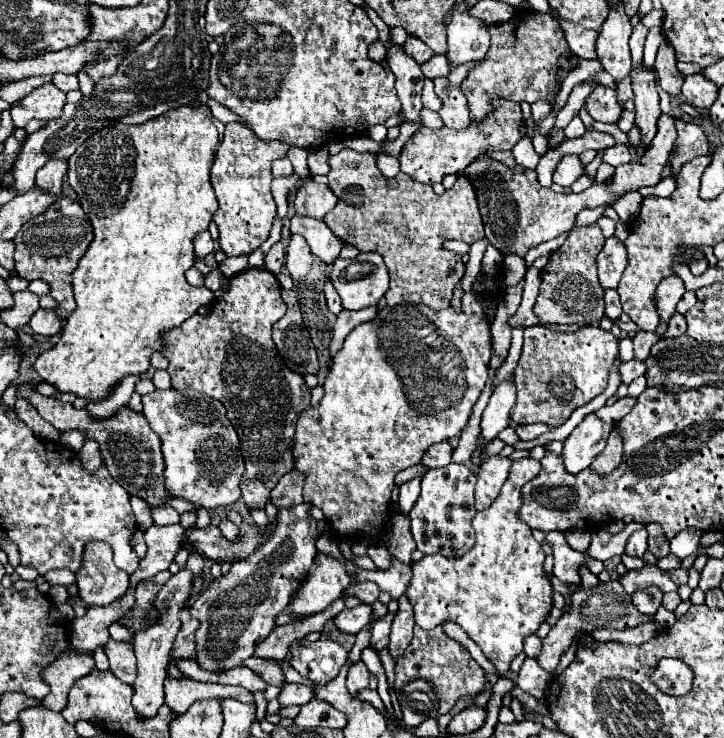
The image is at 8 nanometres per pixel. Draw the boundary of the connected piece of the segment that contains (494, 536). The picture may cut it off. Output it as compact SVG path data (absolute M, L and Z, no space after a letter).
M516 460L498 498L490 508L476 512L474 516L474 548L458 560L446 560L436 554L412 562L412 578L404 592L420 628L434 628L444 620L456 622L478 644L498 674L510 670L510 662L522 652L524 638L538 630L552 608L554 590L542 570L546 556L540 542L532 538L530 526L516 516L522 504L520 490L538 472L538 460Z

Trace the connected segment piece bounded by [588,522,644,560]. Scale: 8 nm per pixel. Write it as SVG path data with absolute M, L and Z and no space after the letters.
M630 522L624 526L624 530L620 530L616 534L608 534L604 530L592 532L592 544L588 548L588 554L596 560L608 560L612 556L622 556L626 540L630 538L630 534L643 527L642 523Z

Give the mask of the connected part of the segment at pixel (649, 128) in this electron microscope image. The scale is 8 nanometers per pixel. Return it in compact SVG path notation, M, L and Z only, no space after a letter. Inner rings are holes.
M642 62L640 68L630 72L630 78L632 78L632 90L636 102L636 124L642 130L644 146L650 146L656 134L656 122L662 114L658 88L656 88L656 74L652 68L644 68Z

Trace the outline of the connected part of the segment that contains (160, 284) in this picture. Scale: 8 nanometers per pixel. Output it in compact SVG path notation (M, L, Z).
M194 100L190 104L184 104L176 110L168 110L166 114L158 116L158 118L152 118L144 124L134 124L134 126L128 126L128 124L122 124L122 122L116 122L112 126L106 126L104 130L98 130L96 134L92 134L90 138L84 140L84 144L80 144L76 148L76 152L72 154L72 158L68 158L68 184L74 188L74 192L78 194L80 198L80 204L94 228L94 240L90 242L88 250L84 252L84 256L80 258L78 262L78 268L74 270L72 274L72 288L74 288L74 298L76 298L76 310L68 316L64 328L62 328L62 334L60 334L60 340L54 348L42 352L34 364L34 368L38 370L40 378L48 384L56 384L60 392L74 392L76 396L86 396L90 400L98 400L102 396L108 394L108 390L120 382L124 376L128 374L142 374L150 368L150 354L160 350L162 348L162 342L158 340L158 334L162 330L170 330L170 328L176 328L180 326L186 318L190 318L192 314L198 312L198 308L202 304L208 304L214 300L214 294L208 290L208 288L192 288L188 282L186 282L186 276L184 272L188 268L192 268L194 264L194 248L192 248L192 238L200 232L200 230L206 230L208 224L212 222L212 216L218 208L218 200L214 196L214 190L210 186L210 168L214 164L214 154L216 154L216 146L218 146L218 130L214 126L214 118L212 118L212 112L210 112L210 106L200 102L200 100Z

